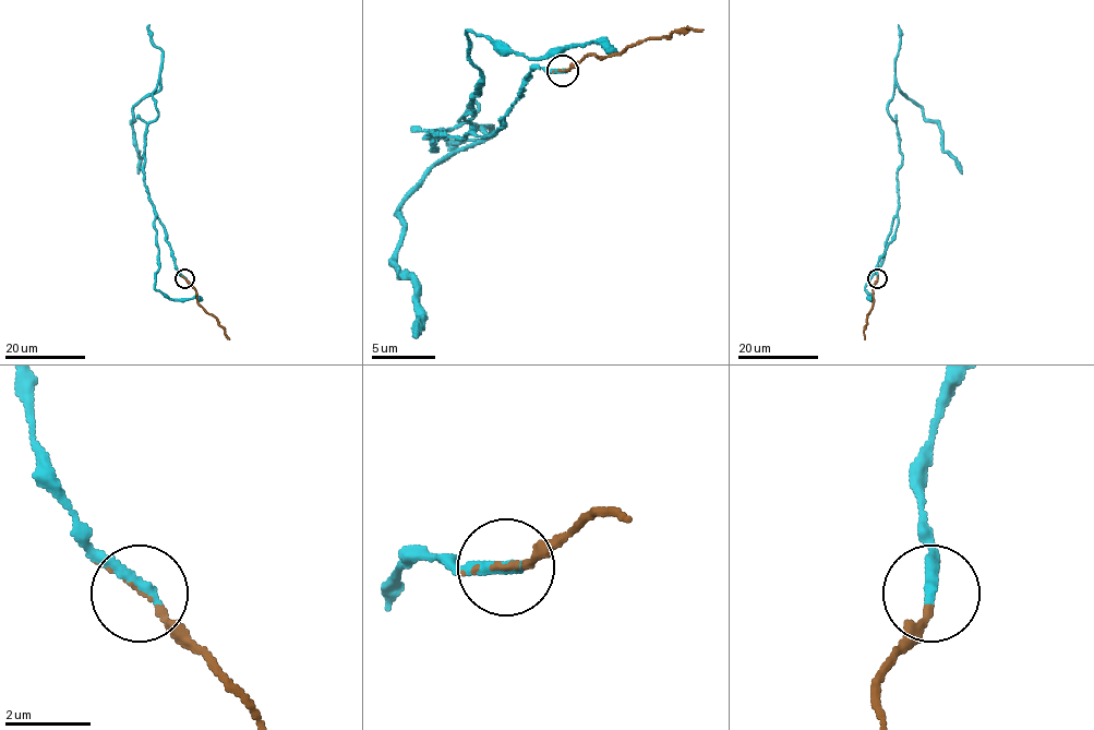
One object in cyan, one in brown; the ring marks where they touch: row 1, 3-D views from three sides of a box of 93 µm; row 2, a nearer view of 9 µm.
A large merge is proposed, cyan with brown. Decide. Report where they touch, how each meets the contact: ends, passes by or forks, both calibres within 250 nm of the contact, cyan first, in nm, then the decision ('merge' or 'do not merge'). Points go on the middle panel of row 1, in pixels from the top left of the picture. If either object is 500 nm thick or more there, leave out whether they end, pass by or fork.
(562, 71) | cyan ends | brown ends | 320/140 nm | merge

